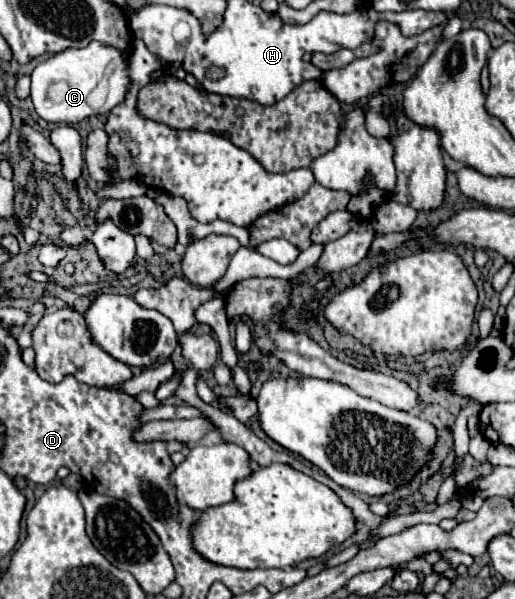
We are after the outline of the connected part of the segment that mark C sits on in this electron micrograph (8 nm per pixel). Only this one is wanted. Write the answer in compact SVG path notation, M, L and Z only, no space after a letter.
M93 41L91 45L87 45L83 49L67 49L63 53L57 53L57 55L49 57L47 61L39 63L35 67L35 71L31 73L31 99L33 99L35 111L45 121L67 123L67 125L79 123L81 119L85 119L89 115L109 113L125 97L125 91L129 87L127 73L129 73L129 61L123 59L121 51L111 47L111 45L103 45L103 43Z

